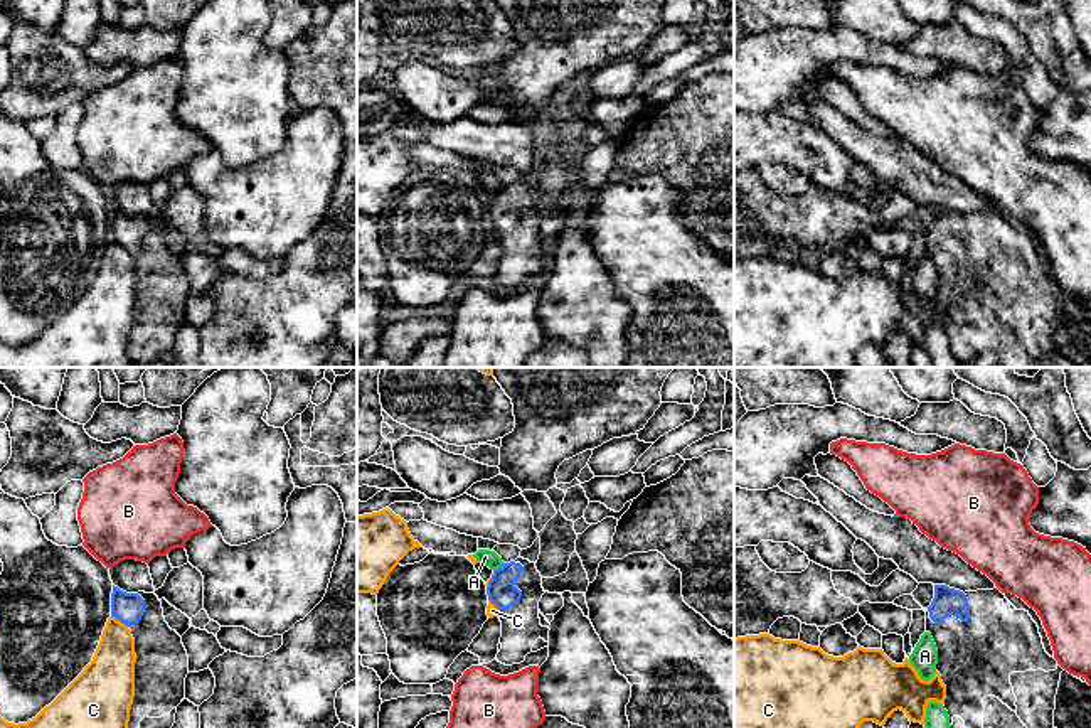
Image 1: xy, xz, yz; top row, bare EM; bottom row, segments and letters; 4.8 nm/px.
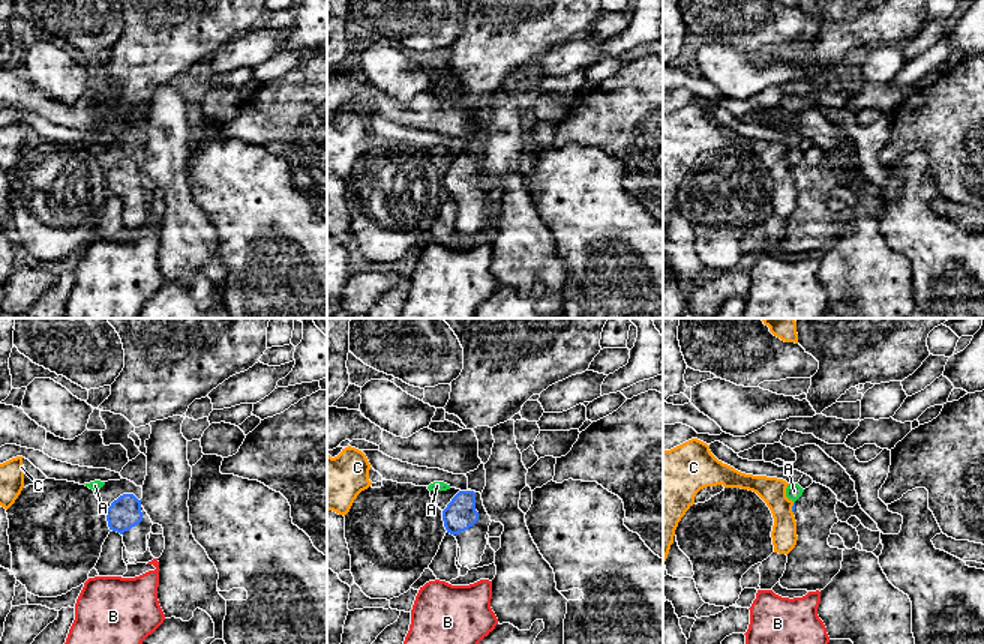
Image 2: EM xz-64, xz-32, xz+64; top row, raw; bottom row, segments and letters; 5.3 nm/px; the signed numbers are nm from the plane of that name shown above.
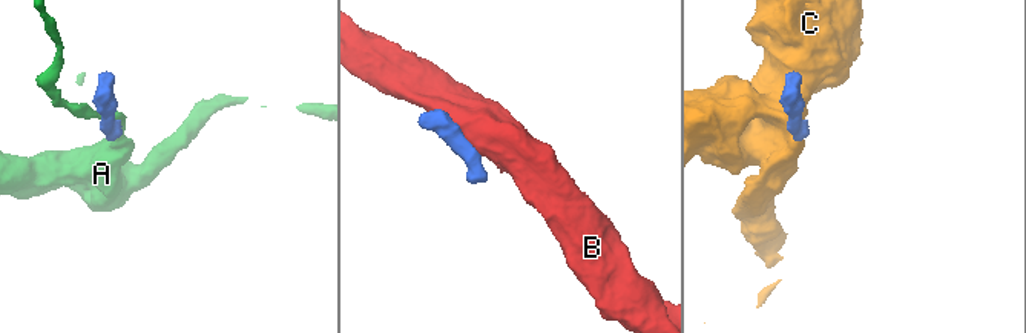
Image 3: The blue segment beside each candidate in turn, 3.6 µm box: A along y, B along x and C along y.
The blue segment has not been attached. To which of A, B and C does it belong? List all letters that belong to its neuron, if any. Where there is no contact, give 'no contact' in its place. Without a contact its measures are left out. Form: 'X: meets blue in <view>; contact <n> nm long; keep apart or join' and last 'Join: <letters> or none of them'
A: meets blue in xz; contact 80 nm long; keep apart
B: no contact; keep apart
C: meets blue in xy; contact 100 nm long; keep apart
Join: none of them

